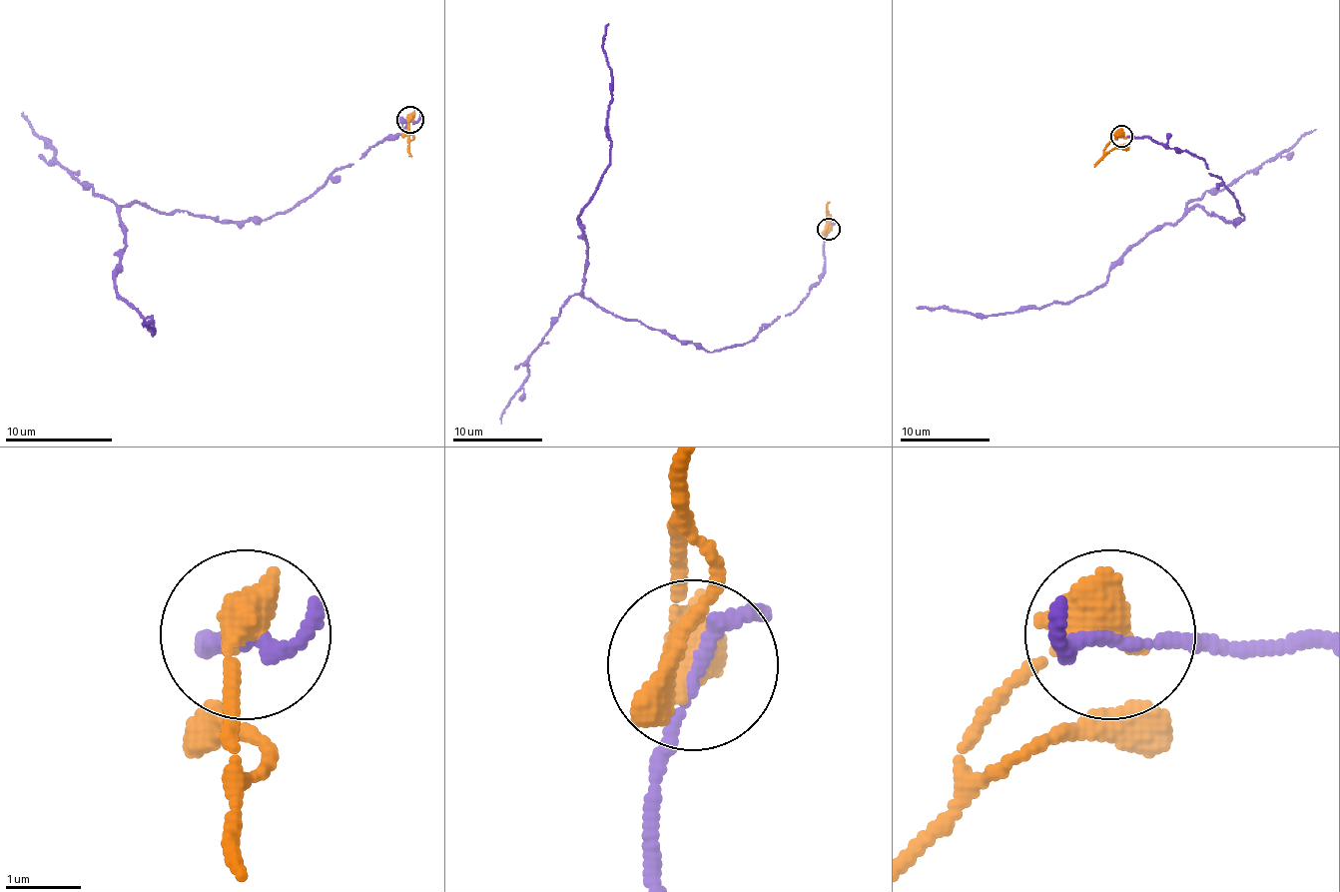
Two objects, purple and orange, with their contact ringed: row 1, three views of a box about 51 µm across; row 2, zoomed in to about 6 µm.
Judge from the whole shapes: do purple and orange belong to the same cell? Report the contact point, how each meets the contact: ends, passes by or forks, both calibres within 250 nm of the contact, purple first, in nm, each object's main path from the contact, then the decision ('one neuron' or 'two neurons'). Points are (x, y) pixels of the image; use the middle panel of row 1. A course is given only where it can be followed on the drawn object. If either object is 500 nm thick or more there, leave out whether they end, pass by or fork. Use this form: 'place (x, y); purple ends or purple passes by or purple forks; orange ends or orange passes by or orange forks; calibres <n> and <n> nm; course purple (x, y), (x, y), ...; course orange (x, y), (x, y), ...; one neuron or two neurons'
place (828, 229); calibres 180 and 600 nm; course purple (828, 230), (826, 273), (744, 345), (699, 349), (593, 304), (579, 214), (611, 153), (609, 24); course orange (828, 230), (828, 214), (830, 221), (821, 236); one neuron

